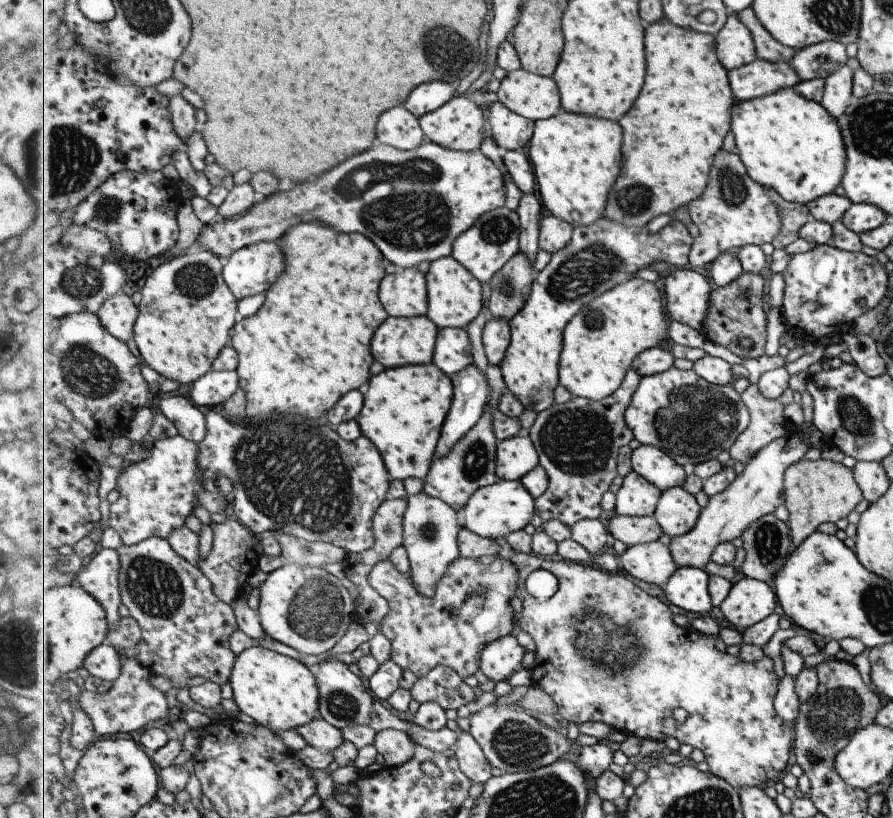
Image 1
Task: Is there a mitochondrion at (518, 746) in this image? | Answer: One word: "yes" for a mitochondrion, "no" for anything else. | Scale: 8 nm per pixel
yes

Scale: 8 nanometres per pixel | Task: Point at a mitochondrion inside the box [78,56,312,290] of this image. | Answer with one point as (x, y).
(107, 211)

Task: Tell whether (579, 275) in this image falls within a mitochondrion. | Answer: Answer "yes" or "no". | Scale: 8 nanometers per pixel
yes

